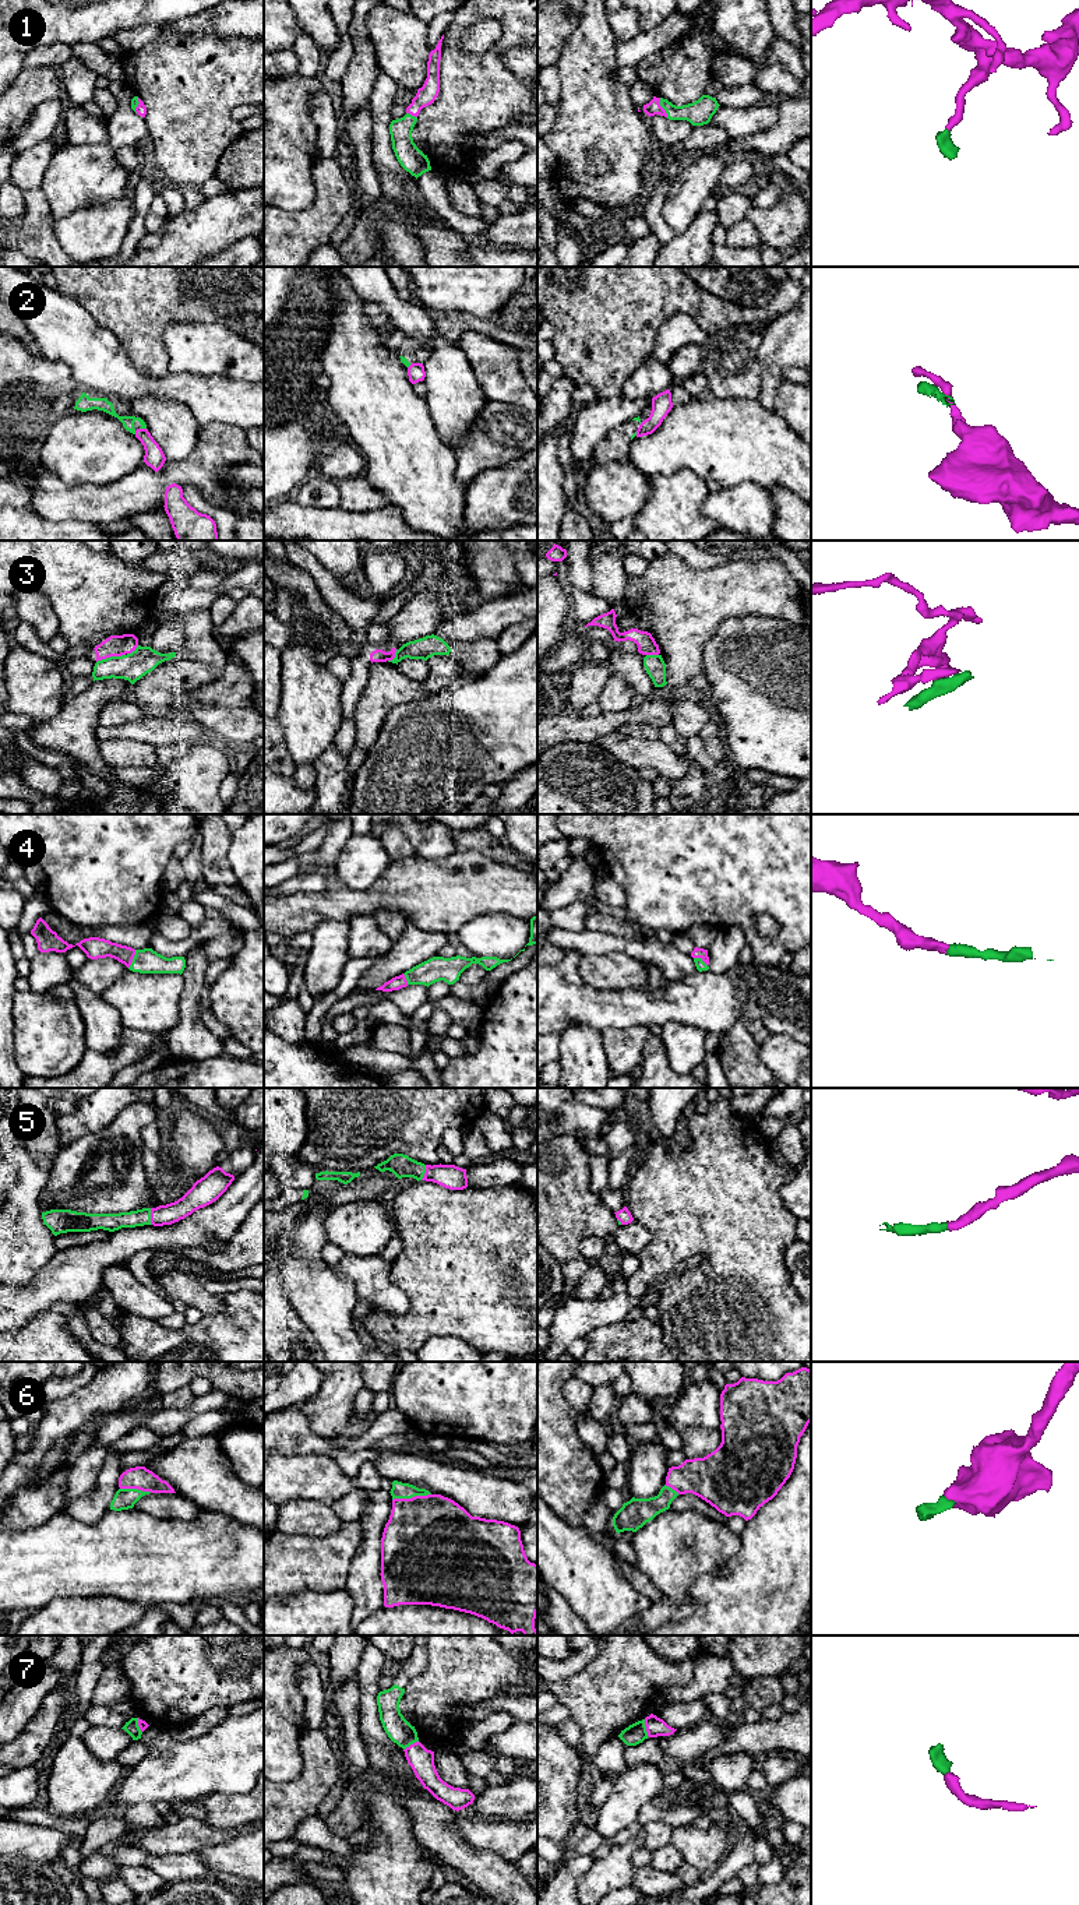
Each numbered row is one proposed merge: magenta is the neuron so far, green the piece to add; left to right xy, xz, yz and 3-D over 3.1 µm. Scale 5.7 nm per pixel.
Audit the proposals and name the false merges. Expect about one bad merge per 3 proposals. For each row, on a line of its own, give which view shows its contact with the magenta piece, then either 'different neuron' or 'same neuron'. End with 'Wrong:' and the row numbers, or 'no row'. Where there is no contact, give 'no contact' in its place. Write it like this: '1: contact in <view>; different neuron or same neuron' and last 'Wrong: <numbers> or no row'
1: contact in yz; same neuron
2: contact in xy; different neuron
3: contact in xy; different neuron
4: contact in xy; same neuron
5: contact in xy; same neuron
6: contact in xz; same neuron
7: contact in yz; same neuron
Wrong: 2, 3

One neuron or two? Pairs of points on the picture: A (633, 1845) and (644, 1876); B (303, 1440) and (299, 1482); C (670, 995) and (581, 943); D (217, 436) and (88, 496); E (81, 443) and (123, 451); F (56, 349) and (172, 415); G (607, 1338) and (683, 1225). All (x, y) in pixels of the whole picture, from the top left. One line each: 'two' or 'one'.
A: two
B: two
C: two
D: one
E: one
F: two
G: two

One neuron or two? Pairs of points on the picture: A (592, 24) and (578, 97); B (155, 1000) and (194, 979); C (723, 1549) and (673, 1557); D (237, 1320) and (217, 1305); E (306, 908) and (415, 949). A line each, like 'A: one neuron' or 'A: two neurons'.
A: one neuron
B: two neurons
C: one neuron
D: two neurons
E: two neurons

